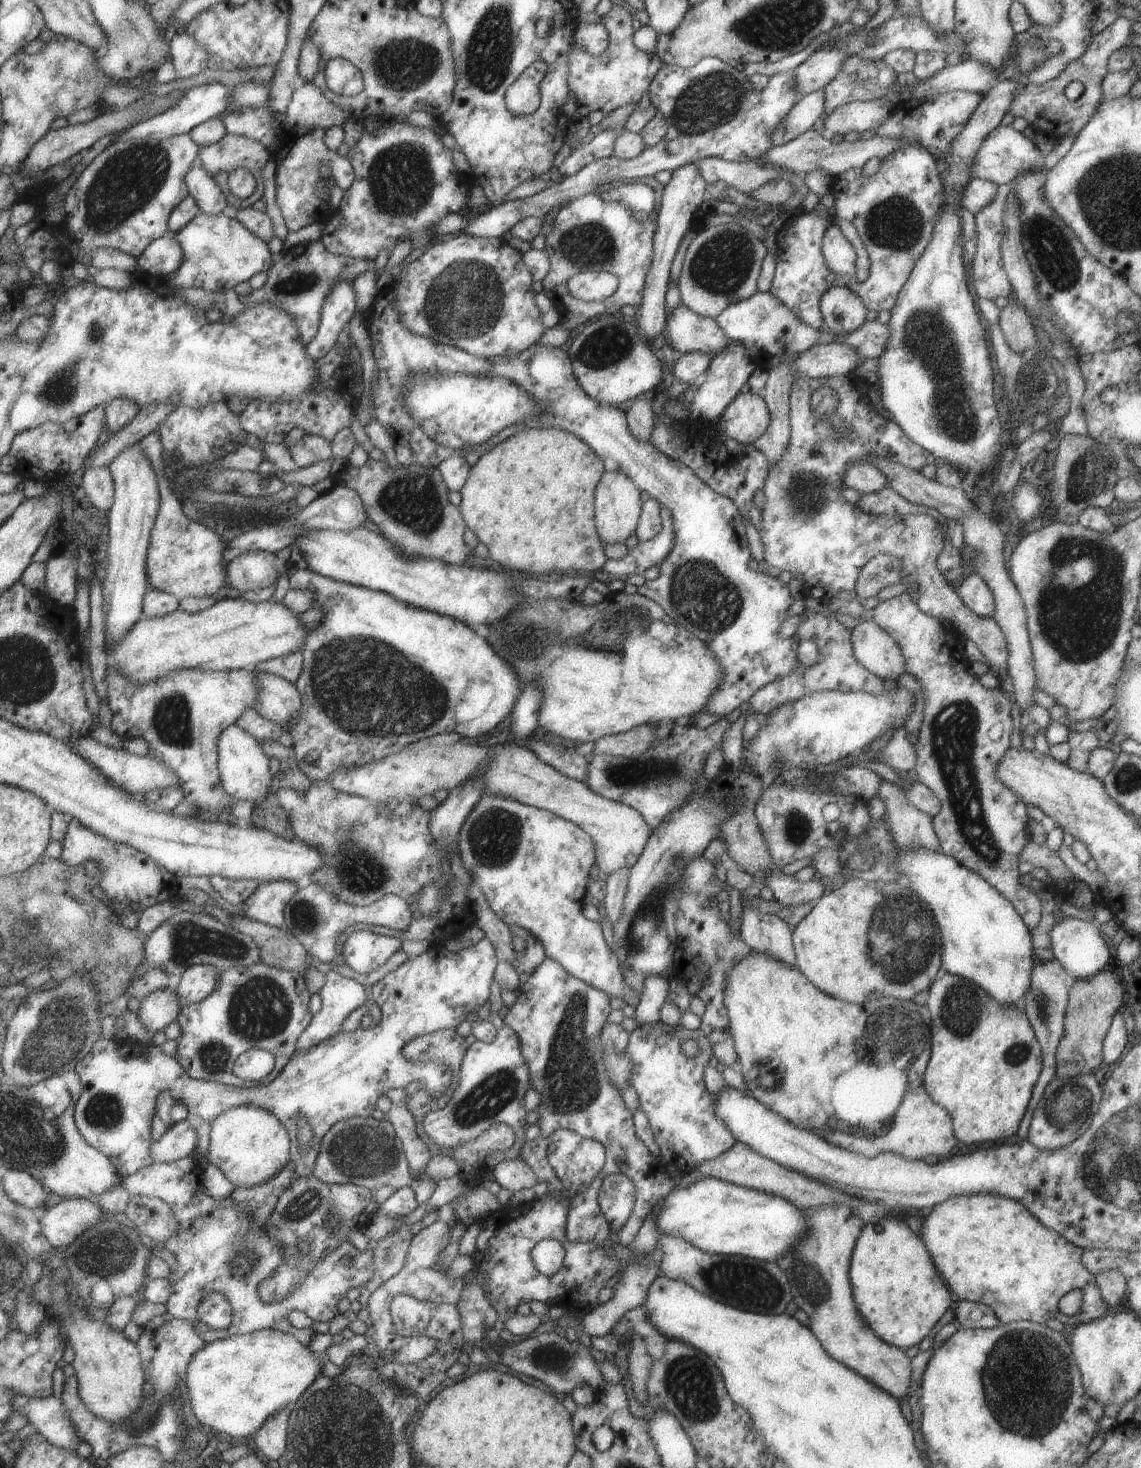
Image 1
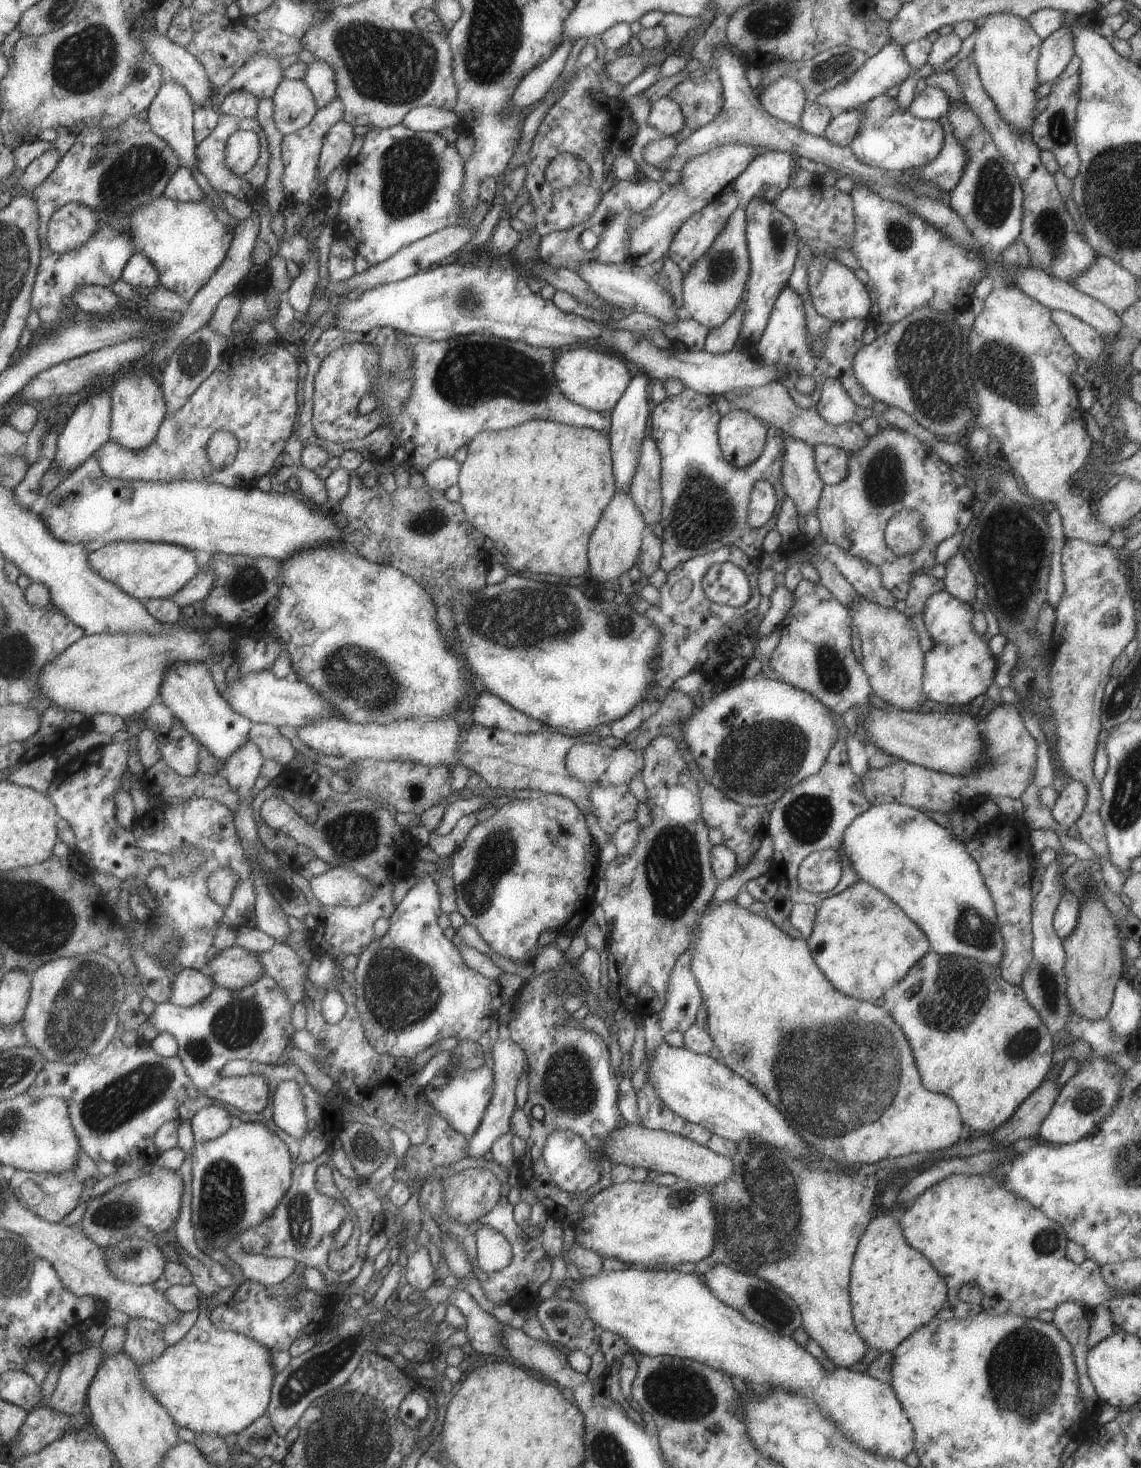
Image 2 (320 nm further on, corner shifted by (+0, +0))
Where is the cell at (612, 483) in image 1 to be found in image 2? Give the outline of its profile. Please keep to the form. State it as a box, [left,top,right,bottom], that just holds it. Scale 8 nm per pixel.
[587,492,647,581]

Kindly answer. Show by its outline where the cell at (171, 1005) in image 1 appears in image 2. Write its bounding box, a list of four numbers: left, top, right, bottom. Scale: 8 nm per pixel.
[169,969,216,1007]

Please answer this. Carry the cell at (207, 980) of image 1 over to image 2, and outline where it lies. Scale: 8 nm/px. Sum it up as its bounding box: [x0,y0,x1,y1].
[208,945,264,989]

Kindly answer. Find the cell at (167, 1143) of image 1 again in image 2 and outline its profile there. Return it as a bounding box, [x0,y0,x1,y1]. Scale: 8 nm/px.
[190,1105,236,1141]

